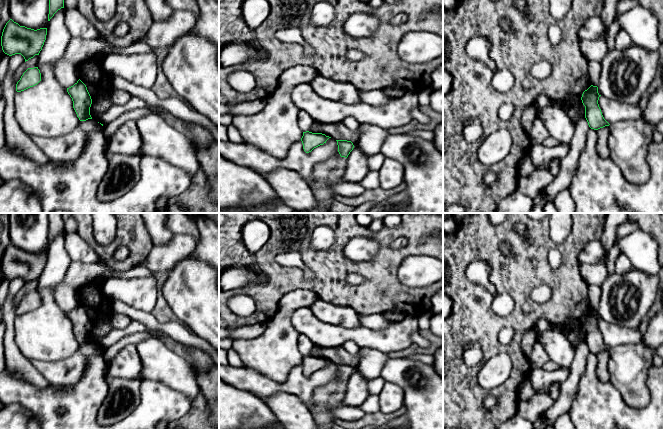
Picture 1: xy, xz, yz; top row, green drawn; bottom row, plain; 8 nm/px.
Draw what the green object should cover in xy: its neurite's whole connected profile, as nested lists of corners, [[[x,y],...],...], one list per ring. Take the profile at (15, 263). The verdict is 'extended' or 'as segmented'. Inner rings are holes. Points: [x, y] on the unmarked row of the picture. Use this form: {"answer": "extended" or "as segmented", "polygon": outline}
{"answer": "as segmented", "polygon": [[[10,243],[2,256],[1,270],[5,278],[21,278],[25,286],[39,279],[46,264],[47,252],[37,254],[20,250]]]}

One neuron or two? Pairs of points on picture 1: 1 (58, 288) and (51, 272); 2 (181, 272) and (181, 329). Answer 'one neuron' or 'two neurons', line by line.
1: one neuron
2: two neurons

